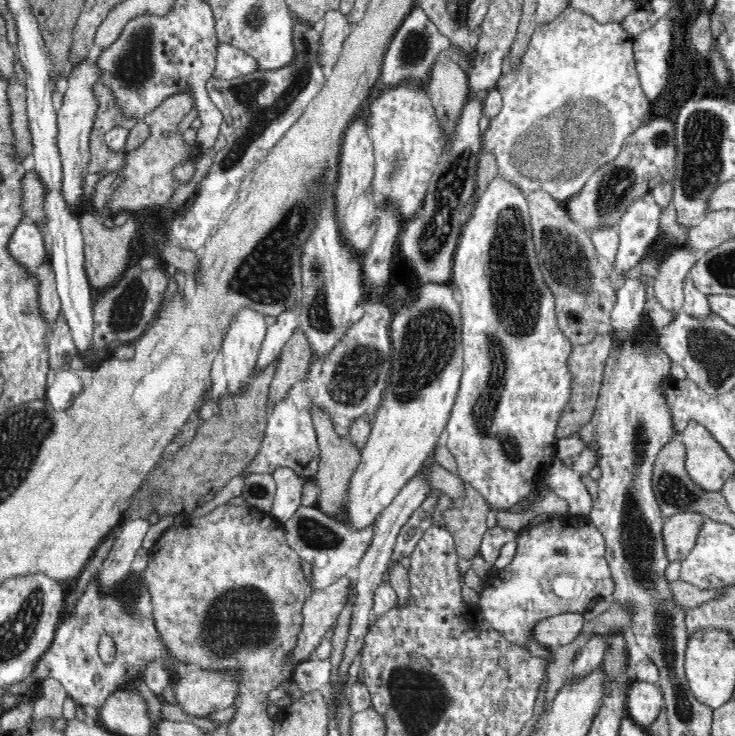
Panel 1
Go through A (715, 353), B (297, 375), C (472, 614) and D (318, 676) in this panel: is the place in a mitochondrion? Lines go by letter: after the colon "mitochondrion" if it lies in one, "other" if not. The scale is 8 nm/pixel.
A: mitochondrion
B: other
C: other
D: other

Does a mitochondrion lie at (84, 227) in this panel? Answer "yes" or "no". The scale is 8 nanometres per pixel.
no

